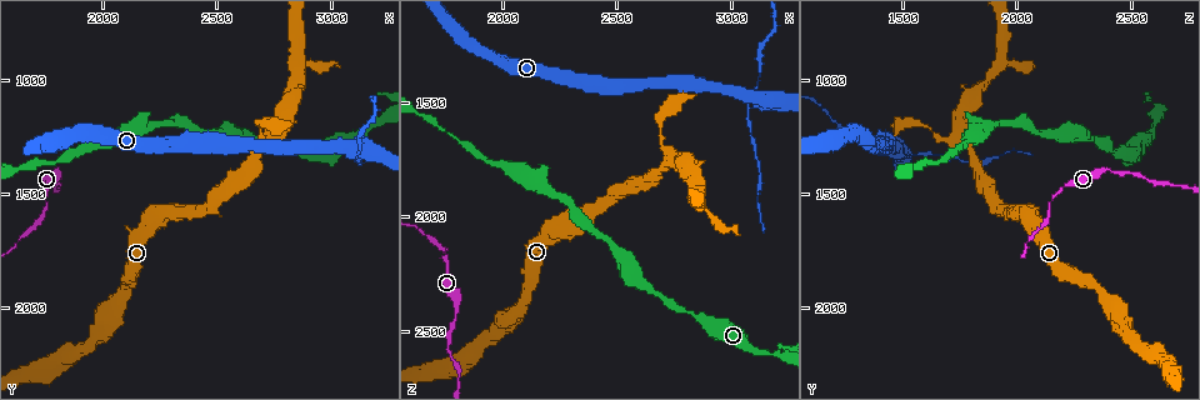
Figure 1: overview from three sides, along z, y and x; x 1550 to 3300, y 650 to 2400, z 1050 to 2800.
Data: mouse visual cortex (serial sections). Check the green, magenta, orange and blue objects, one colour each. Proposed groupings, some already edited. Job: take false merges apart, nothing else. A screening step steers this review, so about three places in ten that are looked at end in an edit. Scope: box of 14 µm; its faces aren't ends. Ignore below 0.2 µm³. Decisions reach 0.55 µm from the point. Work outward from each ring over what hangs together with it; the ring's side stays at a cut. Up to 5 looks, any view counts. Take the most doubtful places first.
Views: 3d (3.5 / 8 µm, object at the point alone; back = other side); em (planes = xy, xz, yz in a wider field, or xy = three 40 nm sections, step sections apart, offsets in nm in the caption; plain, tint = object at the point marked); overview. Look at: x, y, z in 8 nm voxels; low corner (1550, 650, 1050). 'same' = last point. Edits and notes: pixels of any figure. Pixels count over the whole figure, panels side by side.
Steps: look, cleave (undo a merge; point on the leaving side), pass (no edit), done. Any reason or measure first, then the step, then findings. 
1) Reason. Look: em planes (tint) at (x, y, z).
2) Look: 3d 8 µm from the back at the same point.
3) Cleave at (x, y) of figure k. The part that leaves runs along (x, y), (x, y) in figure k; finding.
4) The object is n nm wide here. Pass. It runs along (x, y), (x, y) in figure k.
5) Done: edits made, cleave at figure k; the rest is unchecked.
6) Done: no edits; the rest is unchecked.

Three-way junction. Look: 3d 3.5 µm at (3110, 1290, 1470).

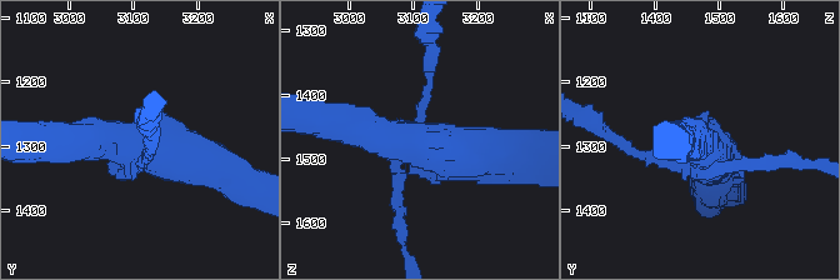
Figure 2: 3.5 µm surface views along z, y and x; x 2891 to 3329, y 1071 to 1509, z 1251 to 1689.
Look: em planes (plain) at (3110, 1300, 1475).

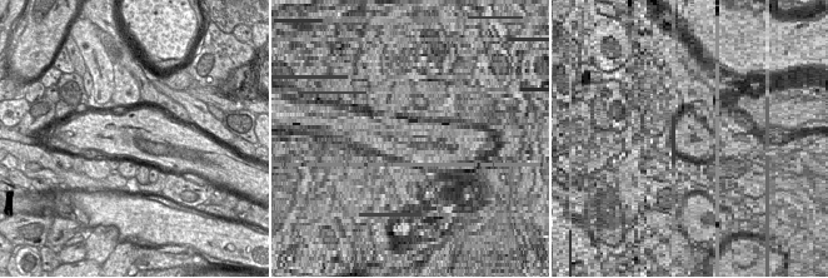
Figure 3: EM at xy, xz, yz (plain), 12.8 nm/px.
Look: em planes (tint) at the same point.

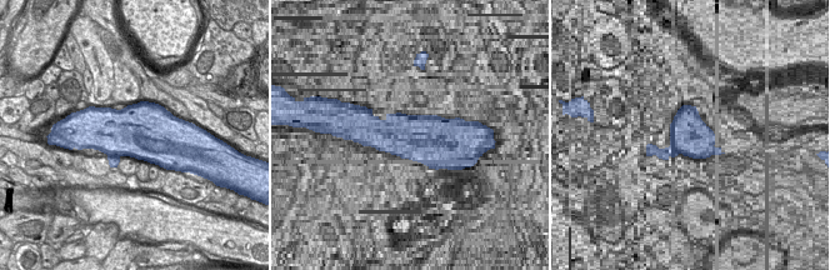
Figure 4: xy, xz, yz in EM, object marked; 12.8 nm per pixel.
Cleave at (778, 159) of figure 2. A border runs along (108, 154), (119, 156) in figure 4; two cells meet here.

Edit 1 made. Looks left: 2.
Sudden change in width. Look: 3d 3.5 µm from the back at (1750, 1500, 2170).

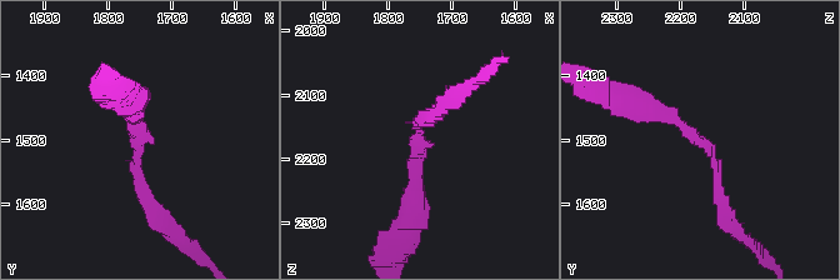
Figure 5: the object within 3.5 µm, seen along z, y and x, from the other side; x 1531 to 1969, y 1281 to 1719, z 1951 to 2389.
The arms are 150, 300 nm wide; need the tissue. Look: em xy step 1 (tint) at (1750, 1490, 2175).

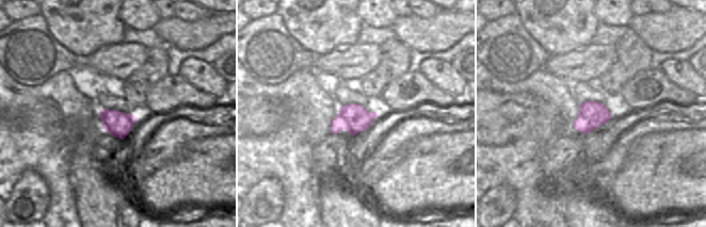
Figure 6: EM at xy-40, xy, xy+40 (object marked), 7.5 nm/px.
Pass. It runs along (624, 96), (695, 135), (718, 165), (724, 208) in figure 5; continuous, no second cell.

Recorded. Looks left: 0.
Done: edits made, cleave at figure 2; the rest is unchecked.

